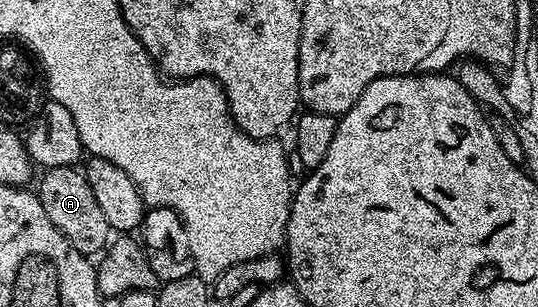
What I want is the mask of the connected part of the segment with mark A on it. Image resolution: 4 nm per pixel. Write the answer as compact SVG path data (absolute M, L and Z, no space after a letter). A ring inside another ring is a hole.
M77 165L52 166L41 171L42 179L36 185L36 193L40 204L44 204L44 212L48 212L48 220L60 228L60 232L80 253L87 256L97 255L105 251L112 238L108 220L99 207L96 196L88 184L85 173Z

